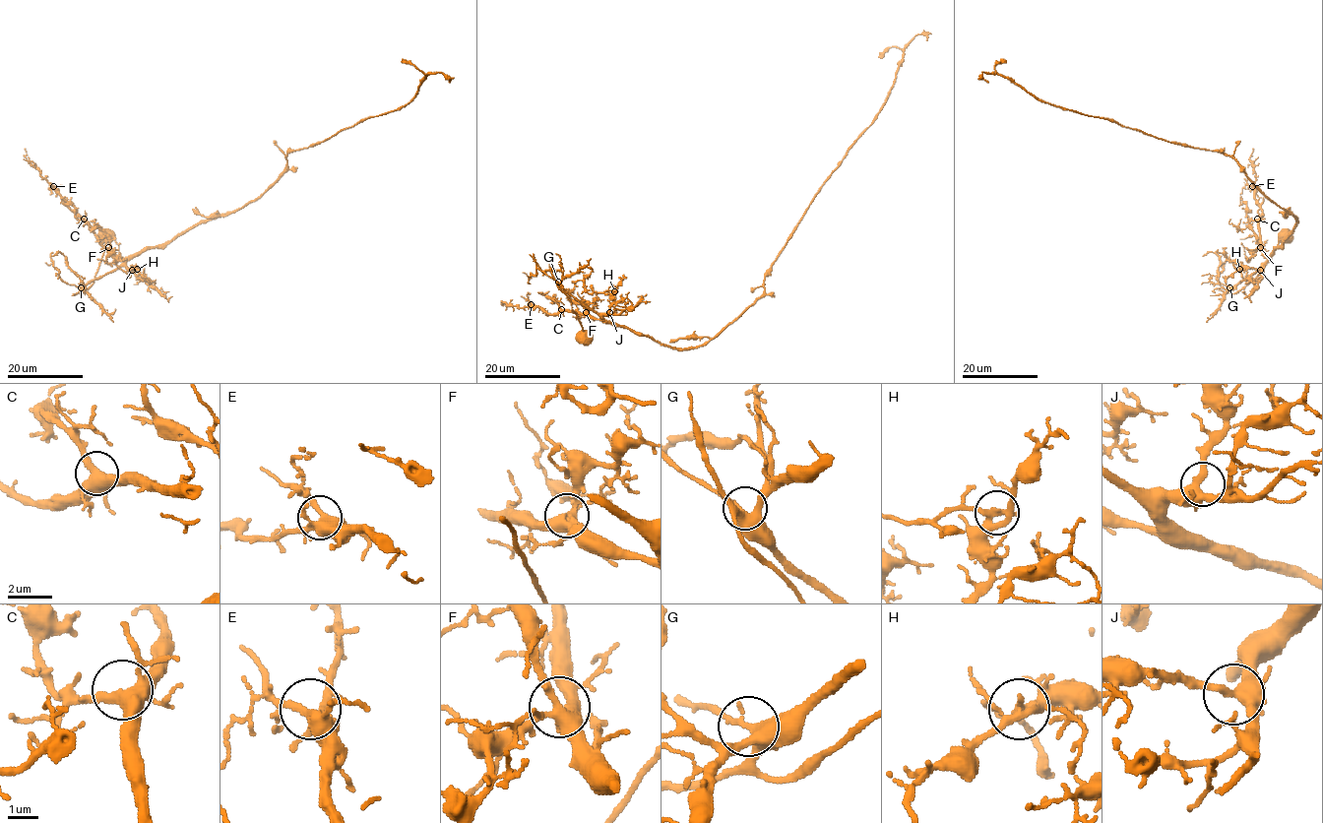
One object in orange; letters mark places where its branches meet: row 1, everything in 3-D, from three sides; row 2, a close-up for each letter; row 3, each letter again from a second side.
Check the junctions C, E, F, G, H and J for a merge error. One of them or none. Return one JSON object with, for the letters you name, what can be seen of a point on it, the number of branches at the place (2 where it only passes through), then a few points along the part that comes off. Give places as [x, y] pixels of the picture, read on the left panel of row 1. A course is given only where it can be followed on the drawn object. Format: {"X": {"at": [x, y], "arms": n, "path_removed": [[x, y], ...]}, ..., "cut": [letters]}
{"H": {"at": [137, 269], "arms": 4, "path_removed": [[137, 269], [123, 271], [113, 263], [107, 264], [106, 259], [115, 249]]}, "cut": ["H"]}

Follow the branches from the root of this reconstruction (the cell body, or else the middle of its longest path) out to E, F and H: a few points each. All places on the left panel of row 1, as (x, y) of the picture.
E: (104, 237), (105, 249), (94, 282), (80, 293), (124, 260), (116, 258), (102, 244), (53, 186)
F: (104, 237), (105, 249), (94, 282), (80, 293), (93, 281), (106, 275), (124, 261), (117, 258), (108, 247)
H: (104, 237), (105, 249), (94, 282), (79, 292), (93, 281), (120, 266), (137, 269)

